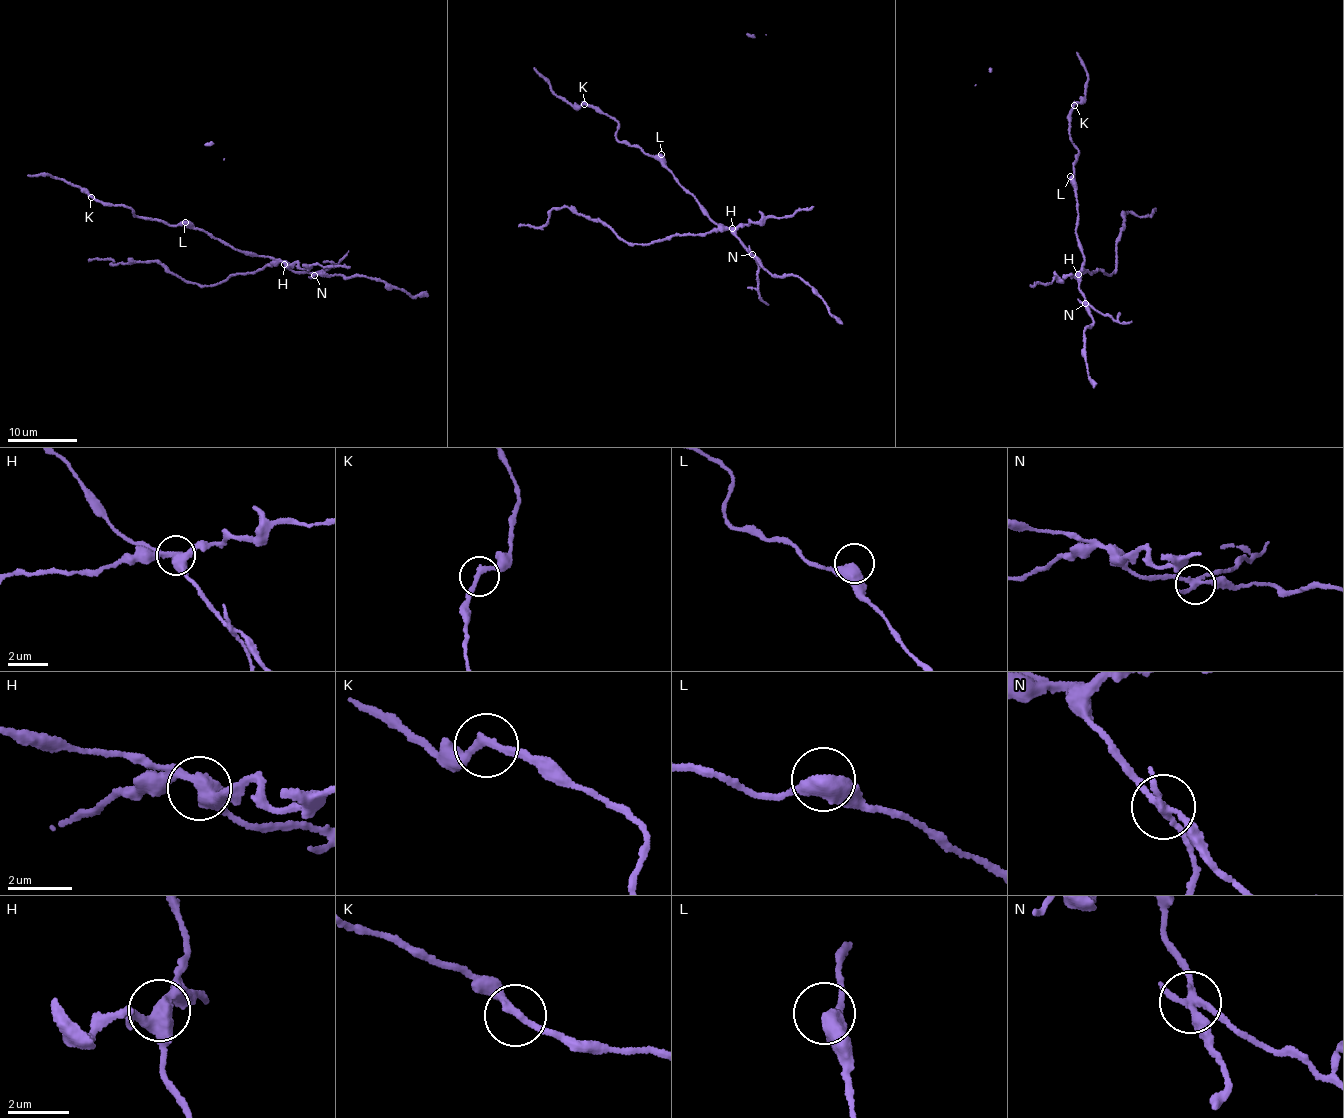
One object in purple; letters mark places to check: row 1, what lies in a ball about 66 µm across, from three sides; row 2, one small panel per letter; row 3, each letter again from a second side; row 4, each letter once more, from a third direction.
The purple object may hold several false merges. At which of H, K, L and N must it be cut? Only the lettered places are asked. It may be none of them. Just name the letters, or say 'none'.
H, N

